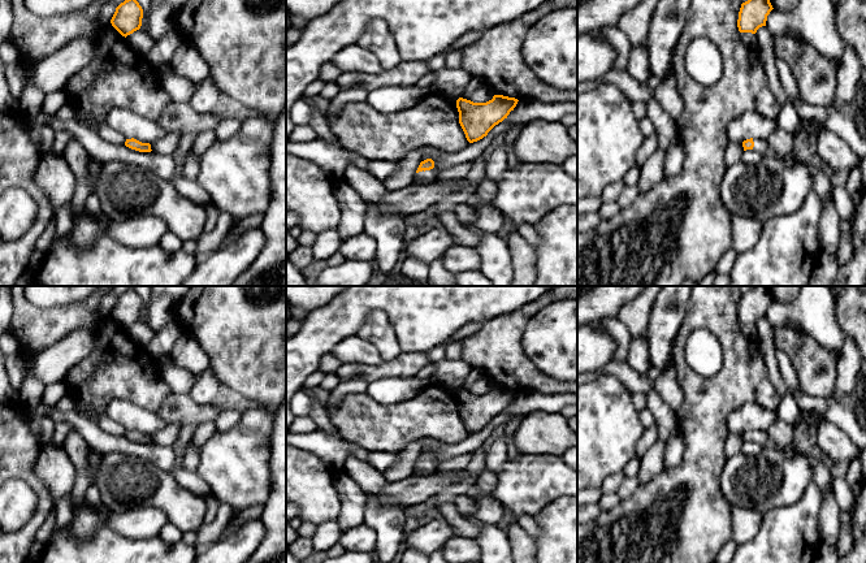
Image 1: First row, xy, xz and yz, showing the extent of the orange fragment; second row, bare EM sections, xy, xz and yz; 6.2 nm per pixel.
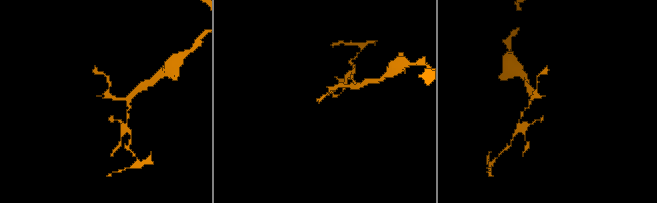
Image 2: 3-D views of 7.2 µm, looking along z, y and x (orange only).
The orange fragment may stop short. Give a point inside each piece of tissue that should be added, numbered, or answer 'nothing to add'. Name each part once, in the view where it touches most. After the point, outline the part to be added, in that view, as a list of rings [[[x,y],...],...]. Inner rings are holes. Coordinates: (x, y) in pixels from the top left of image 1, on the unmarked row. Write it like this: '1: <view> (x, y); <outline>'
1: xz (427, 468); [[[433,460],[430,462],[423,462],[423,463],[419,463],[413,467],[413,473],[412,475],[416,475],[416,476],[429,476],[432,473],[434,473],[437,469],[436,464]]]

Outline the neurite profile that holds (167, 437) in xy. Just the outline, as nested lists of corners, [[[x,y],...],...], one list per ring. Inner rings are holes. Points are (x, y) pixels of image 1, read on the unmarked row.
[[[168,424],[161,432],[150,434],[151,441],[152,443],[160,446],[173,447],[179,430],[181,430],[179,424]]]

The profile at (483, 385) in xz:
[[[484,376],[471,385],[469,391],[473,394],[486,394],[492,391],[494,386],[495,385],[490,381],[490,378]]]

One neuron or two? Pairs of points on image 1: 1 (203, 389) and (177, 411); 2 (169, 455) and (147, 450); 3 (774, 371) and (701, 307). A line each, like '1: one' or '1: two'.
1: two
2: one
3: two

